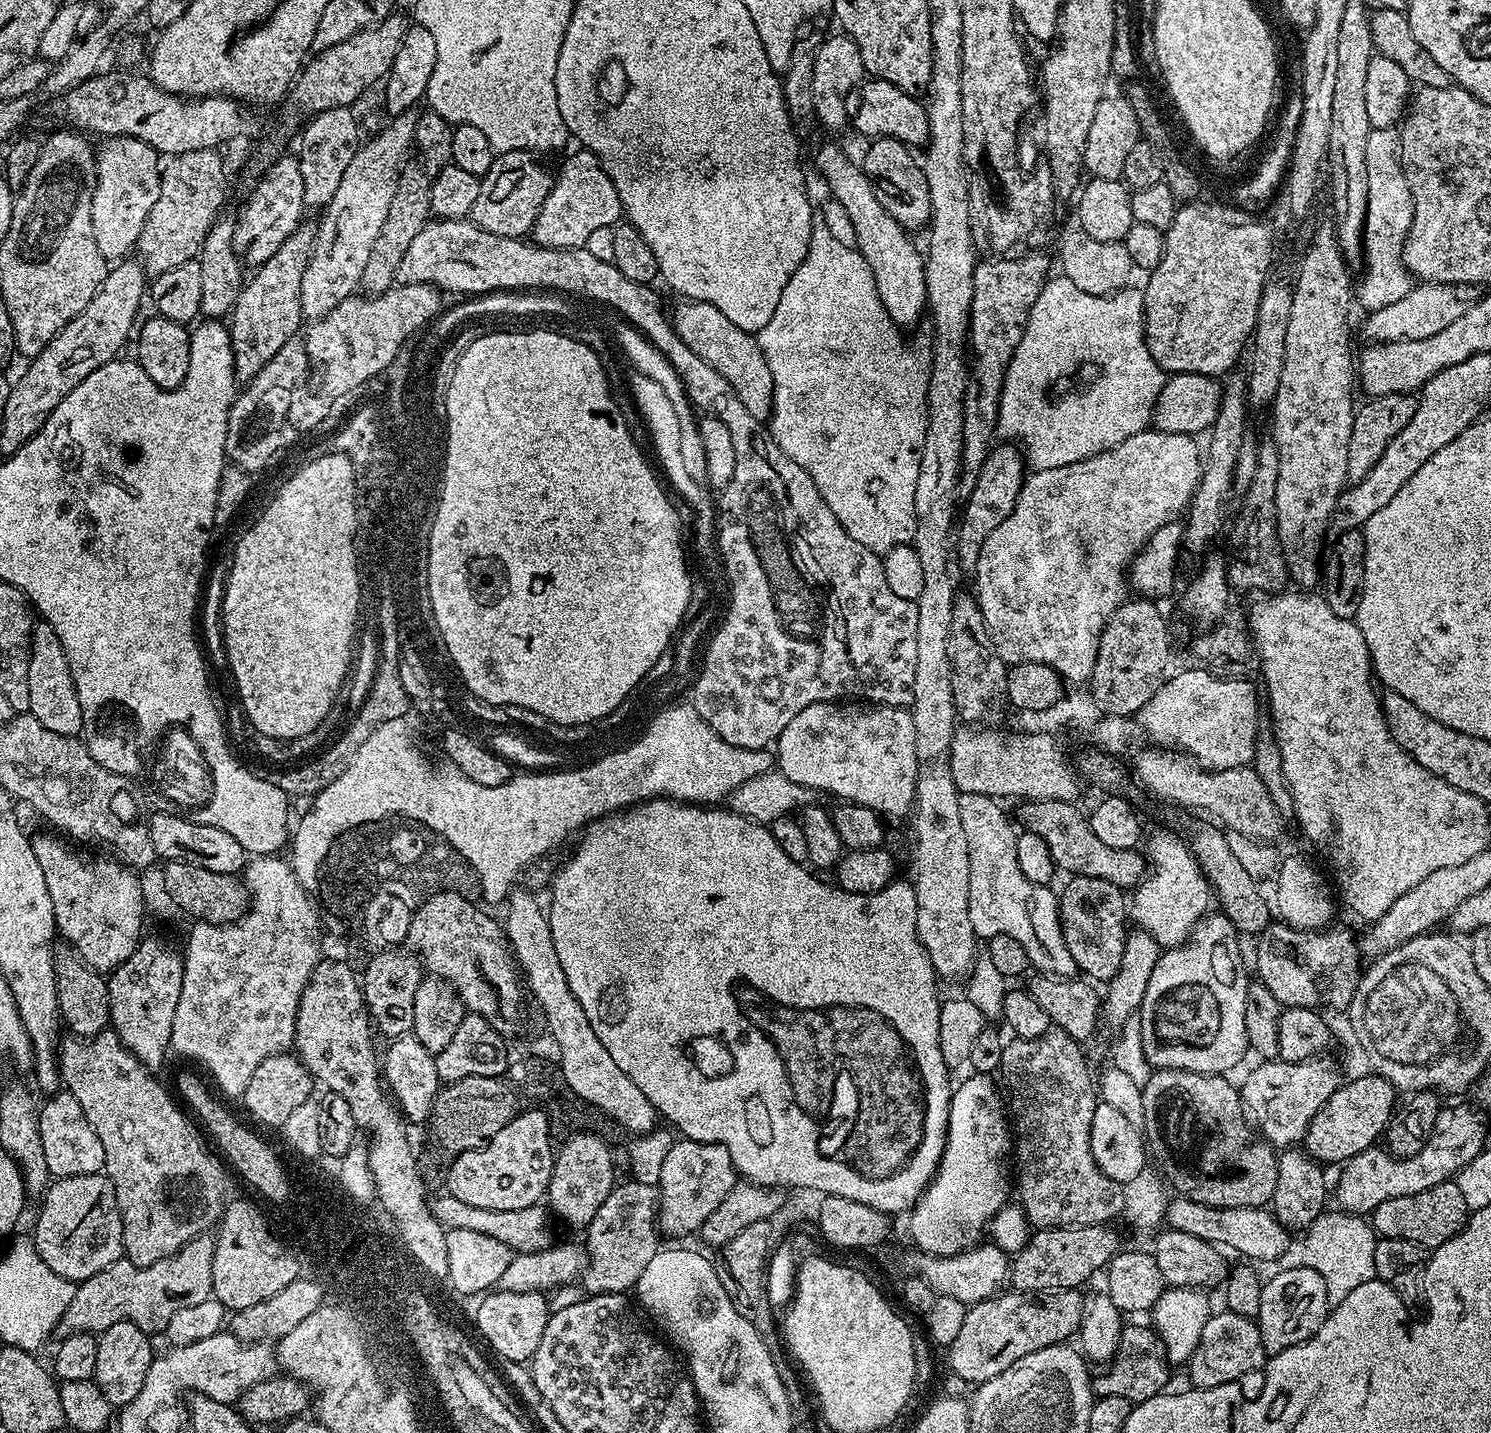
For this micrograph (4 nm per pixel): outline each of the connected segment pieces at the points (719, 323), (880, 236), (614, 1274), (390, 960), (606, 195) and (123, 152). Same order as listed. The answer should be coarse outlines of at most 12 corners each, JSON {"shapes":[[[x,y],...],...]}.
{"shapes":[[[718,306],[671,309],[678,338],[738,394],[772,415],[774,378],[759,339]],[[836,144],[816,152],[878,298],[908,330],[928,307],[925,253]],[[657,1185],[613,1187],[586,1226],[585,1293],[635,1289],[662,1247]],[[380,950],[362,972],[371,1023],[409,1035],[422,965]],[[593,152],[560,168],[531,243],[583,248],[623,208]],[[133,136],[98,148],[94,242],[135,249],[158,202],[161,157]]]}

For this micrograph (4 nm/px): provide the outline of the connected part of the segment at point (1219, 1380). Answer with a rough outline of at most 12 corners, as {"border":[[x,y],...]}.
{"border":[[1213,1311],[1186,1365],[1198,1388],[1266,1364],[1259,1323]]}

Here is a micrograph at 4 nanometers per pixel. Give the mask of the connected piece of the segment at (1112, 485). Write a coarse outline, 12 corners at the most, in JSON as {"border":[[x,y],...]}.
{"border":[[1145,430],[1033,471],[974,595],[1005,664],[1087,685],[1202,448]]}

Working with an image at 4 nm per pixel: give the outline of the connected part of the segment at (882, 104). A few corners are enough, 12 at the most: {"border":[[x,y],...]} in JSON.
{"border":[[865,79],[844,105],[867,138],[927,145],[928,109],[911,92]]}

